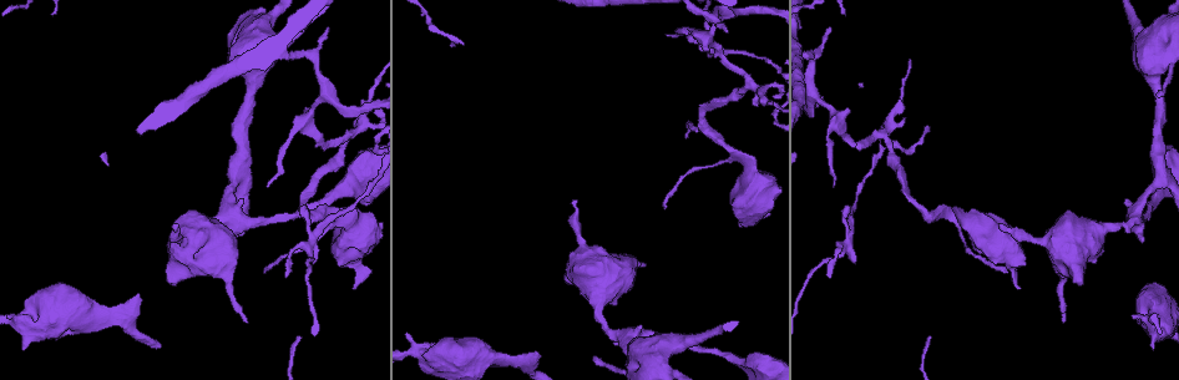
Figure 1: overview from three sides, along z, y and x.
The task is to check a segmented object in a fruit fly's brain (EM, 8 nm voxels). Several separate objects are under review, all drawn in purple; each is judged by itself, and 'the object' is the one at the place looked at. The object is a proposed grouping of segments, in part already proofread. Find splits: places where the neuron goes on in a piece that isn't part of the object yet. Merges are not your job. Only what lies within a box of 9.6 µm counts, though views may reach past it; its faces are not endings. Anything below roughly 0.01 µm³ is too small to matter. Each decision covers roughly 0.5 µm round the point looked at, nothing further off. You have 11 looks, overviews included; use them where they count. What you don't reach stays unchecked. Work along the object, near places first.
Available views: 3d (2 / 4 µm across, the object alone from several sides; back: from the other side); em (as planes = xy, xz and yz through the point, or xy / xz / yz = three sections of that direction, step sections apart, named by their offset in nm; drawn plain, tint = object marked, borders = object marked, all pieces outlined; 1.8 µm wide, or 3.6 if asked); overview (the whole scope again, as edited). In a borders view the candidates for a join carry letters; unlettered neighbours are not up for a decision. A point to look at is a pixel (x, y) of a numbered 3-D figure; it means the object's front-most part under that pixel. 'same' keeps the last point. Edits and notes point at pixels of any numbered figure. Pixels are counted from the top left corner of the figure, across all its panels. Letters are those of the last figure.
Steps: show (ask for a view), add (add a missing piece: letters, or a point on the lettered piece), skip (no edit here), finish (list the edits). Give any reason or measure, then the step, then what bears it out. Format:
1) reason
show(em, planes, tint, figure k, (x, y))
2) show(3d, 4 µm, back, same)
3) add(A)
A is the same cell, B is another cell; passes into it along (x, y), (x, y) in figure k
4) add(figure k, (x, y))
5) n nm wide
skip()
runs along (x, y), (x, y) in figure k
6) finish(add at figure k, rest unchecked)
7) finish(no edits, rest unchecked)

calibre changes
show(em, planes, tint, figure 1, (259, 221))

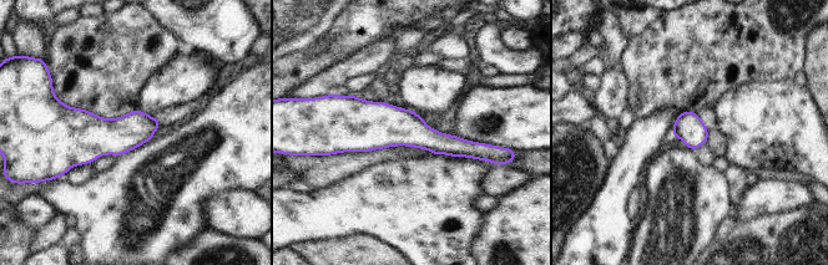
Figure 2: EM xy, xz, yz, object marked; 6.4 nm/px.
show(em, planes, borders, same)

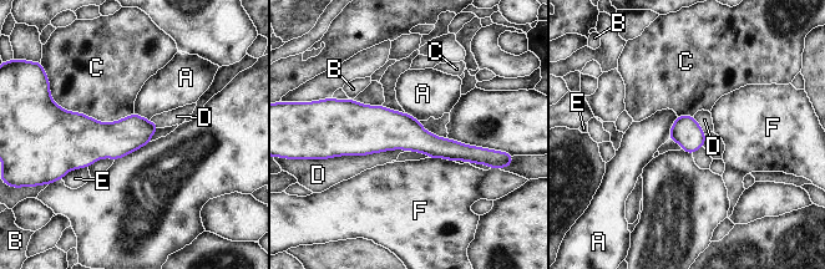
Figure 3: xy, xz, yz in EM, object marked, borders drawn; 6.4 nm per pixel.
190 nm wide
skip()
A, B, C, D, E and F are other cells; border along (414, 151), (385, 150), (325, 158) in figure 3; no lettered piece goes on from it

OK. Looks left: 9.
an open end
show(em, xz, step 16, borders, figure 1, (139, 295))

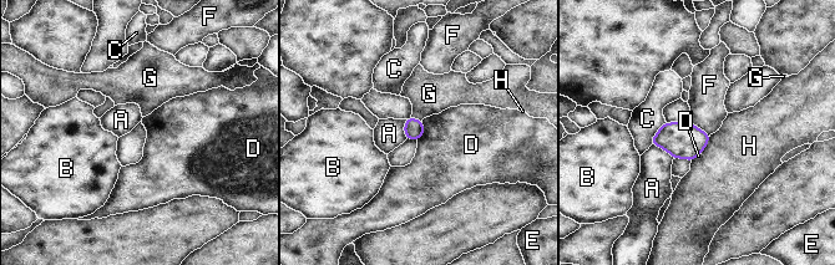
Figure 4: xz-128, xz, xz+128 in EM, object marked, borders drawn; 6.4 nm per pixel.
C touches over 190 nm
skip()
A, B, C, D, E, F, G and H are other cells; no lettered piece goes on from it

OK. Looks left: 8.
branch point
show(3d, 4 µm, figure 1, (743, 158))

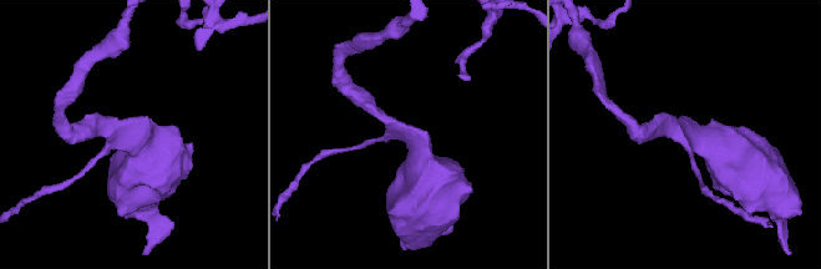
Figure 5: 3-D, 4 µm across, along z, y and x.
now the EM
show(em, 3.6 µm, planes, borders, figure 5, (130, 137))

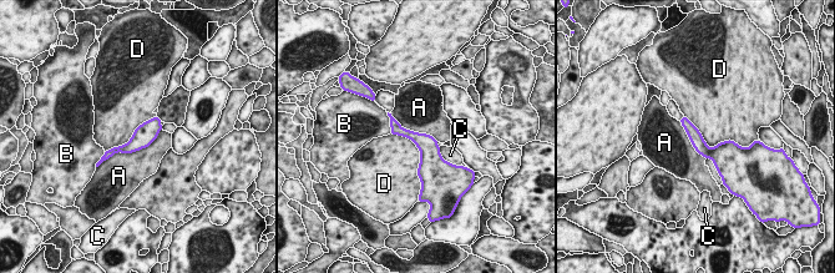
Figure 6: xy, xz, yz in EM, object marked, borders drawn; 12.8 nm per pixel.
A touches over 900 nm
skip()
A, B, C and D are other cells; none of them fits

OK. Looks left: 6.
branch stops here
show(3d, 4 µm, figure 1, (315, 262))

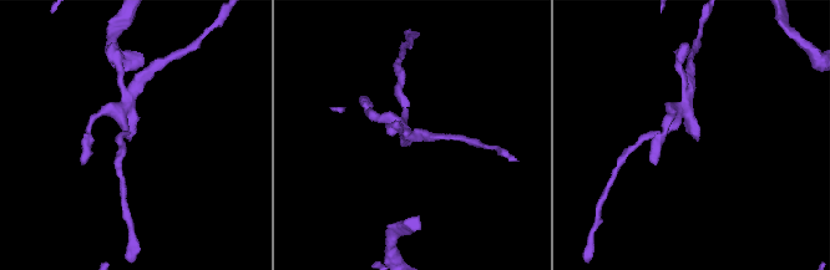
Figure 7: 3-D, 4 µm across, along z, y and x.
arms of 200, 220 nm
show(em, planes, tint, figure 7, (698, 139))

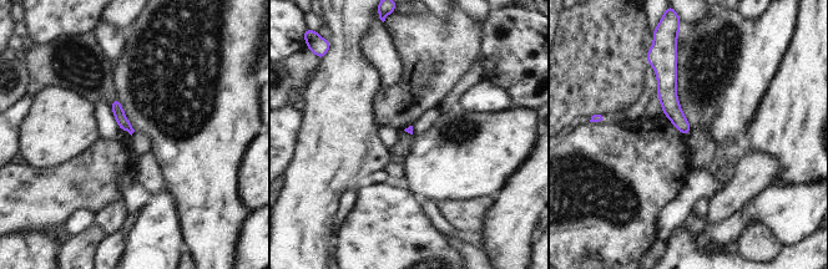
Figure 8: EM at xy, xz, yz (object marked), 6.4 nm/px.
what lies round it
show(em, planes, borders, same)

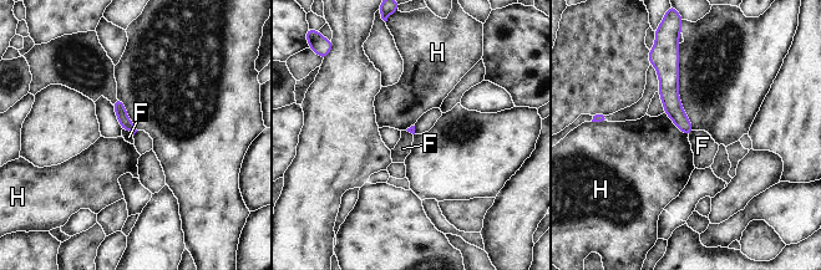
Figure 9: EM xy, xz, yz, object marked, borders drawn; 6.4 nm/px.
skip()
F and H are other cells; border along (122, 128), (133, 134) in figure 9; no lettered piece goes on from it

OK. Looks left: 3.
finish(no edits, rest unchecked)

